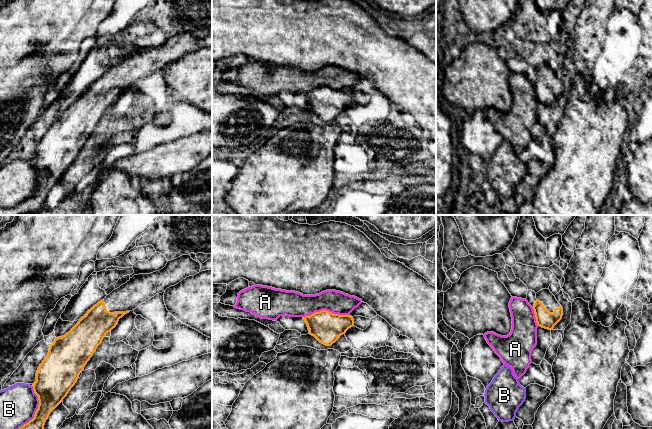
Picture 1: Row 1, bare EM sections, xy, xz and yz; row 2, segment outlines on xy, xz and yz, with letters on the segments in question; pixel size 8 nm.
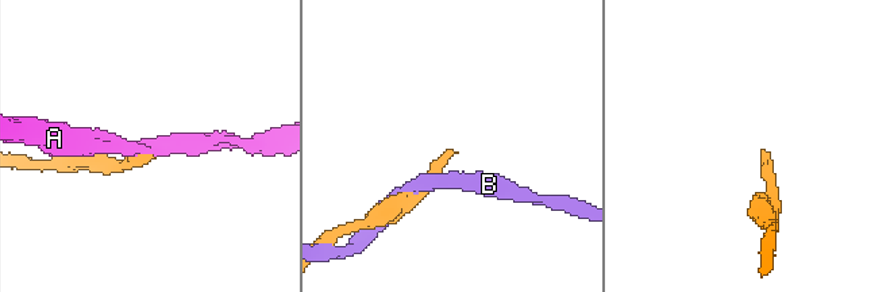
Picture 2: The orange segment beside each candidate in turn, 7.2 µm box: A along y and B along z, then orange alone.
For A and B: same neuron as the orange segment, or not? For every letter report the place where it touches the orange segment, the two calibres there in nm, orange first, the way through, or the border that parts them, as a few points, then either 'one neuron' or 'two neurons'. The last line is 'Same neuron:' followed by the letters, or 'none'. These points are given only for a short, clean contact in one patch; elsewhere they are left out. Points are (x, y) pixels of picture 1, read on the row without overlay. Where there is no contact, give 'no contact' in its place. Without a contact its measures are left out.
A: xz (326, 87) | 240/190 nm | two neurons
B: xy (33, 194) | 220/300 nm | two neurons
Same neuron: none

